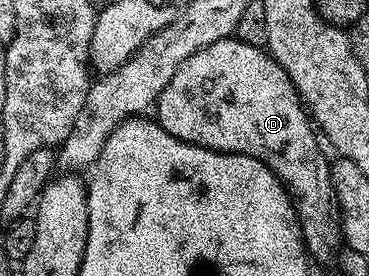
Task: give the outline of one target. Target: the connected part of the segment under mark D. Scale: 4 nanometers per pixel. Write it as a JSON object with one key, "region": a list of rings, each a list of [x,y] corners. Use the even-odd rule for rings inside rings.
{"region":[[[234,37],[213,41],[213,45],[205,45],[205,49],[193,53],[193,57],[189,57],[183,62],[181,69],[177,69],[177,73],[173,73],[173,81],[169,81],[169,85],[165,85],[165,89],[159,95],[159,102],[153,108],[153,115],[159,126],[165,129],[165,133],[169,133],[181,141],[204,147],[210,151],[224,151],[230,155],[248,155],[264,163],[280,179],[287,189],[287,194],[291,197],[291,203],[295,206],[295,213],[299,216],[299,228],[303,231],[304,247],[313,249],[313,251],[315,247],[317,254],[327,255],[330,253],[331,247],[339,249],[344,246],[343,224],[339,222],[335,190],[331,184],[331,163],[329,159],[323,156],[323,151],[319,148],[319,143],[321,144],[320,136],[309,118],[308,110],[304,107],[302,100],[299,99],[298,91],[294,88],[293,81],[289,79],[281,65],[264,48],[242,43],[241,40]]]}

